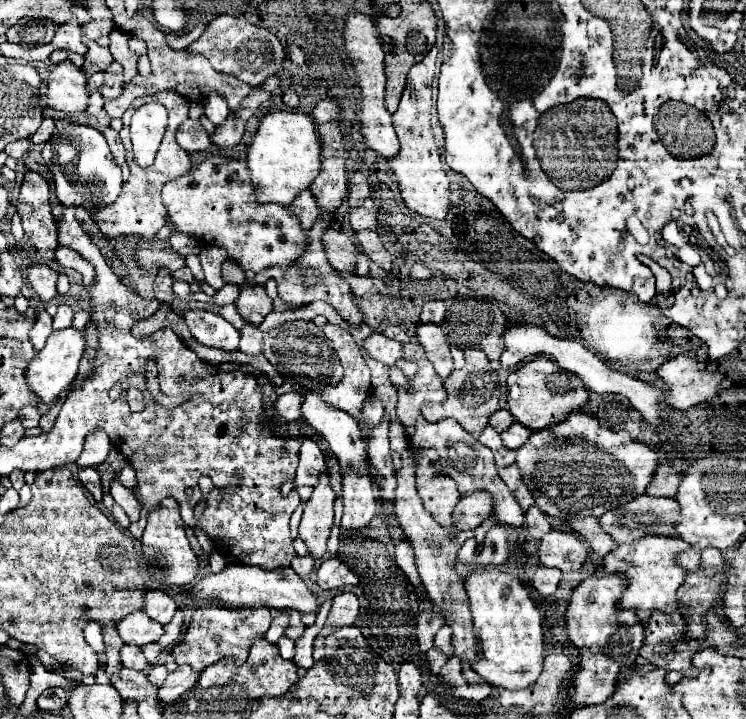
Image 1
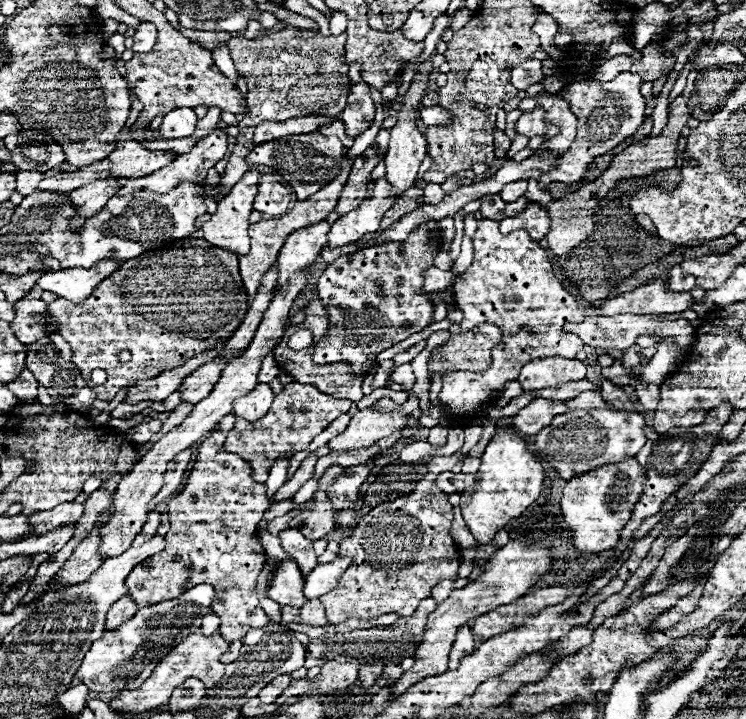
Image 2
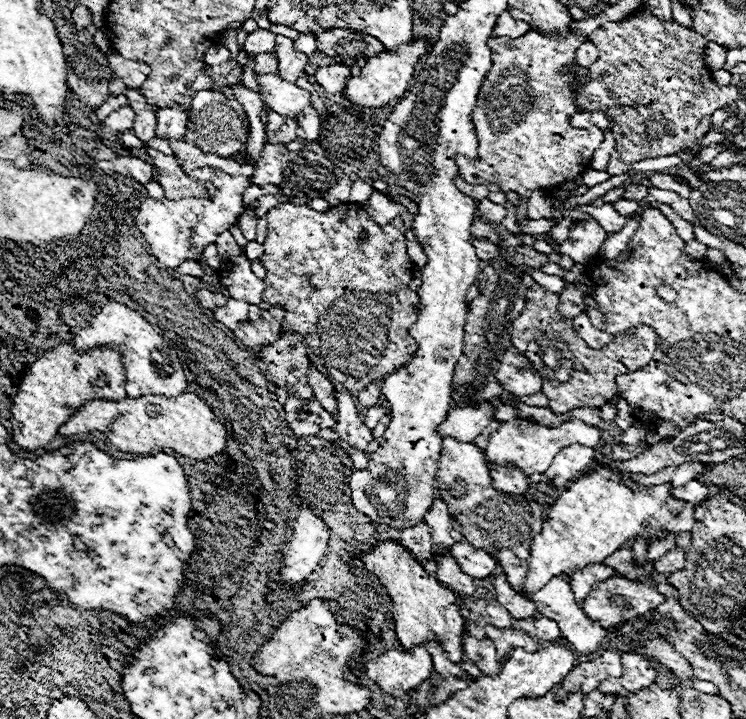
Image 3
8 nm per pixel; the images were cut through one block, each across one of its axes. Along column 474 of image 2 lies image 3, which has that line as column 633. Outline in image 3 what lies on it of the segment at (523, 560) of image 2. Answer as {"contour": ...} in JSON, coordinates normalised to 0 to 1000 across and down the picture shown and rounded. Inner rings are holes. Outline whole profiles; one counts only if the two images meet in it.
{"contour":[[[823,798],[812,809],[796,812],[791,826],[780,837],[780,848],[783,848],[783,854],[788,854],[788,860],[802,862],[807,871],[815,873],[815,871],[828,871],[828,868],[834,868],[834,865],[839,865],[845,860],[855,860],[855,857],[869,854],[871,848],[885,843],[890,834],[893,834],[893,829],[885,826],[874,809],[842,807],[842,804],[831,801],[831,798]]]}

